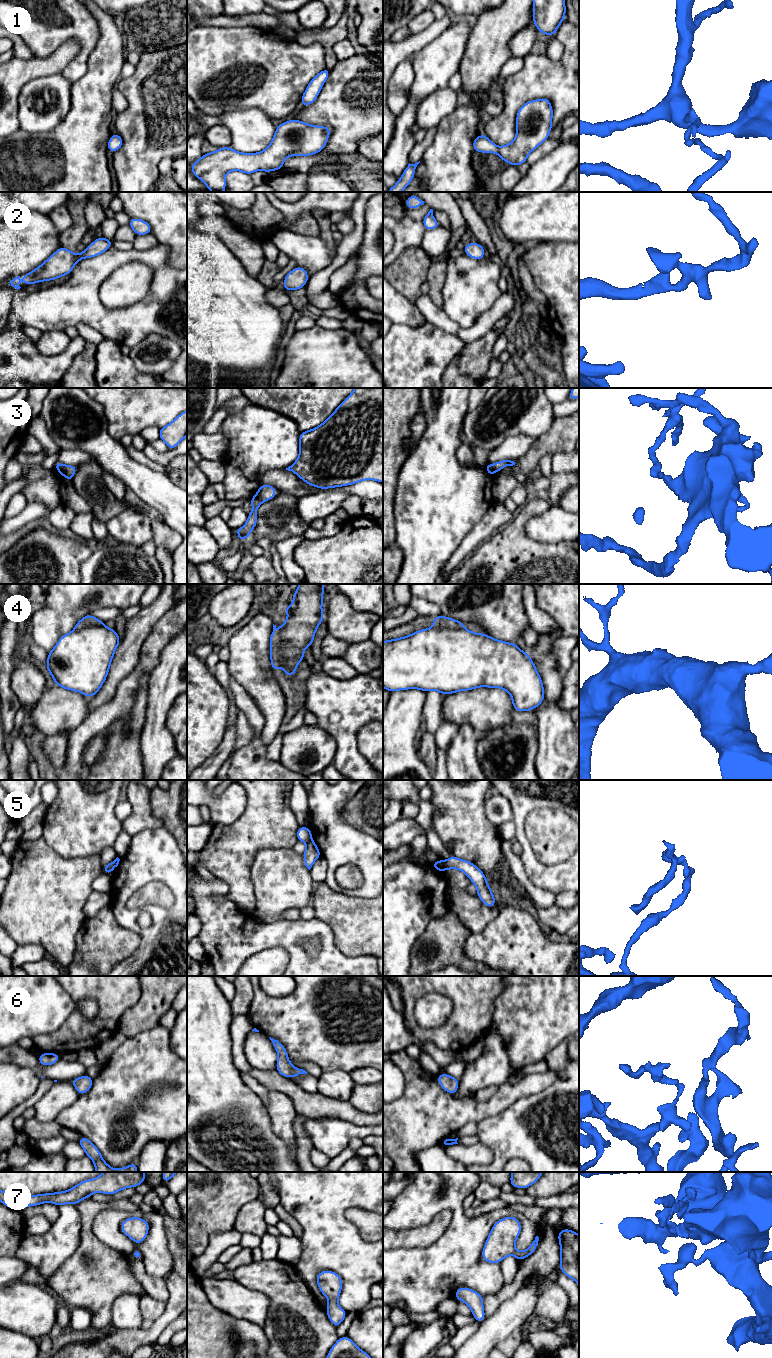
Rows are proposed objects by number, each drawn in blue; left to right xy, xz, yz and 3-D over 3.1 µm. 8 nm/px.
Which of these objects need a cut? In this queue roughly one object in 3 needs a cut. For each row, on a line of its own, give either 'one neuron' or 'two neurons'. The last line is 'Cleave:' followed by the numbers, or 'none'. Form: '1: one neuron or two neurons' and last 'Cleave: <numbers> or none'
1: one neuron
2: one neuron
3: two neurons
4: two neurons
5: two neurons
6: one neuron
7: one neuron
Cleave: 3, 4, 5

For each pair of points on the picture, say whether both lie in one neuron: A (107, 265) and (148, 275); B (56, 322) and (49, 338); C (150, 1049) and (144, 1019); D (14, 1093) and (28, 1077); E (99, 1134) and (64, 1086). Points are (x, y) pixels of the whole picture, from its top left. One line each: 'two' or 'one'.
A: two
B: two
C: two
D: one
E: two

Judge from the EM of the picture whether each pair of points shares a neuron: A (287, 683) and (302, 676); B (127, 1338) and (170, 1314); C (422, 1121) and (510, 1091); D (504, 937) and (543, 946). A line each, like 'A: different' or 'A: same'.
A: same
B: same
C: same
D: same

